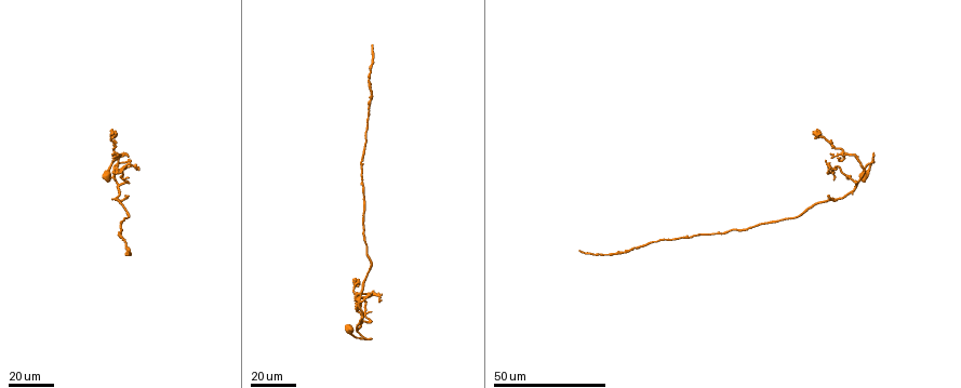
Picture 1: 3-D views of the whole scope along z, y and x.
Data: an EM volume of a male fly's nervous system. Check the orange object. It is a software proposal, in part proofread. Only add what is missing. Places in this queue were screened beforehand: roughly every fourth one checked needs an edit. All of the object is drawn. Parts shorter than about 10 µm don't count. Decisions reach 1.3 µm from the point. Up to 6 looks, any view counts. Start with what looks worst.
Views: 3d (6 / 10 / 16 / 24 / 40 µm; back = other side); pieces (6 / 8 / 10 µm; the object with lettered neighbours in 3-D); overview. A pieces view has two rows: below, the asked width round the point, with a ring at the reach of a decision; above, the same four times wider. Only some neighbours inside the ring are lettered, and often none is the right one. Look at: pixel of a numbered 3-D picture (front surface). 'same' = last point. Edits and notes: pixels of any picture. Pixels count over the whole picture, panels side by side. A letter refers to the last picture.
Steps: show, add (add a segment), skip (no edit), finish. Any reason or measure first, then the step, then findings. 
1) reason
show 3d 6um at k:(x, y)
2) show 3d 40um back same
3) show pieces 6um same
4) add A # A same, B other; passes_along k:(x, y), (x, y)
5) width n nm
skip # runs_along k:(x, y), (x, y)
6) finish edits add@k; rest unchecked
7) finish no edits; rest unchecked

an open end
show 3d 24um at 1:(578, 250)

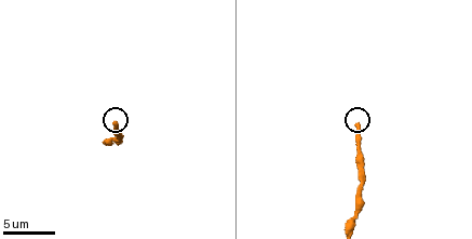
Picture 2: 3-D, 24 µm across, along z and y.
show pieces 10um at 2:(356, 126)

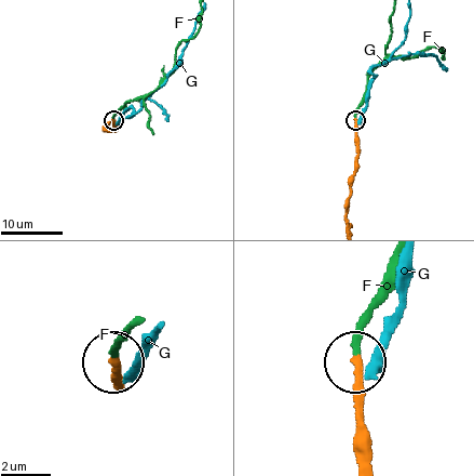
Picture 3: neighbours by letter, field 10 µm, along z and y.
width 230 nm
add F # F same, G other; passes_along 3:(364, 424), (357, 333), (384, 290), (393, 260); it goes on there

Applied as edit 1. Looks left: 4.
branch stops here
show 3d 24um at 1:(834, 180)

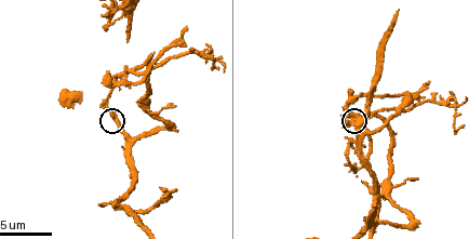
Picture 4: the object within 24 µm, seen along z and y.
show pieces 10um at 4:(111, 113)

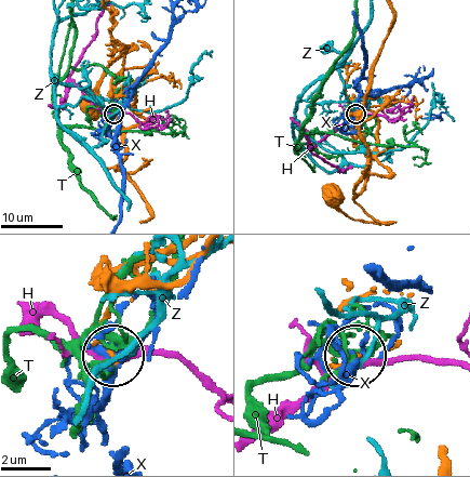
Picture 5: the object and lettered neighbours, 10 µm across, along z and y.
skip # H other, T other, X other, Z other; none of them fits

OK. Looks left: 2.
branch stops here
show 3d 10um at 4:(176, 189)

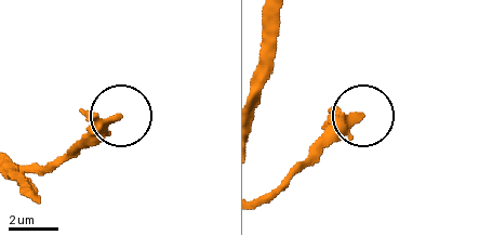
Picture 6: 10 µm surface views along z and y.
show pieces 6um at 6:(359, 119)

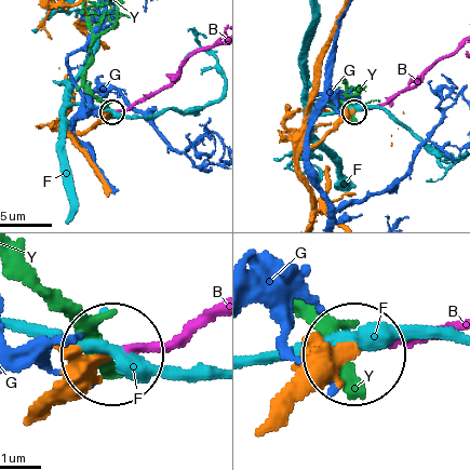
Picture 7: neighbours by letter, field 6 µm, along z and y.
add B # B same, F other, G other, Y other; passes_along 7:(84, 131), (112, 111), (148, 98), (192, 54), (213, 46); it goes on there

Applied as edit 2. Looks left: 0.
finish edits add@3, add@7; rest unchecked

